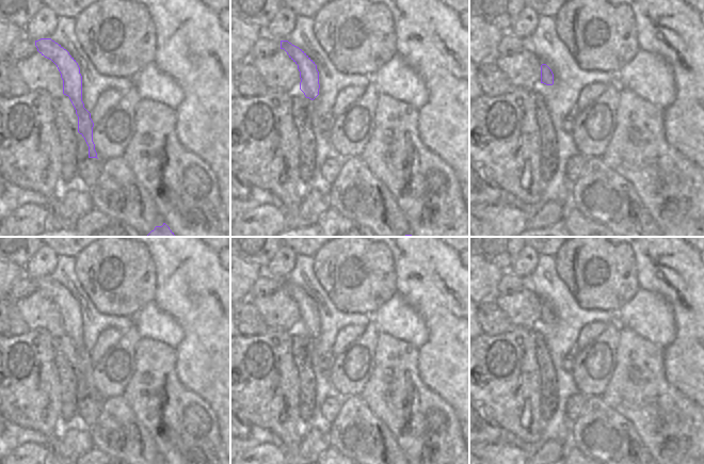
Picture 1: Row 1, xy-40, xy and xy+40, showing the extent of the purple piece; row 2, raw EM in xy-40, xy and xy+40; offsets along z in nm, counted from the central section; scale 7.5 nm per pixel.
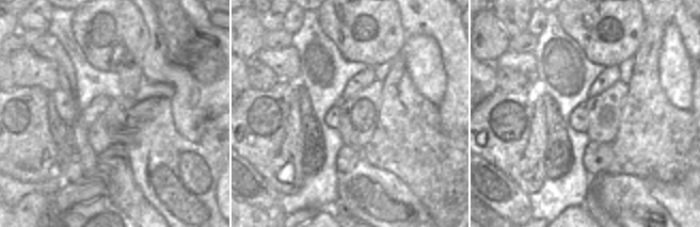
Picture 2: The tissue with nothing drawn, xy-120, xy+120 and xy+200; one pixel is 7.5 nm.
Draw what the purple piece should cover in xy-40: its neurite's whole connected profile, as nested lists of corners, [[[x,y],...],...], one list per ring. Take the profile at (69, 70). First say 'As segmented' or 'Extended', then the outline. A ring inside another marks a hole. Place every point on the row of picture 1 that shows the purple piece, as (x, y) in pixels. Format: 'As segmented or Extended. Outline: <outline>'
As segmented. Outline: [[[51,38],[35,41],[35,46],[42,55],[57,65],[63,80],[63,94],[69,97],[78,116],[78,132],[89,146],[89,158],[97,158],[93,142],[94,123],[82,101],[82,76],[78,63],[66,49]]]

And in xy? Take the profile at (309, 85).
As segmented. Outline: [[[281,41],[281,49],[284,49],[298,65],[301,78],[300,90],[306,98],[314,100],[319,95],[320,89],[317,65],[302,49],[288,41]]]

